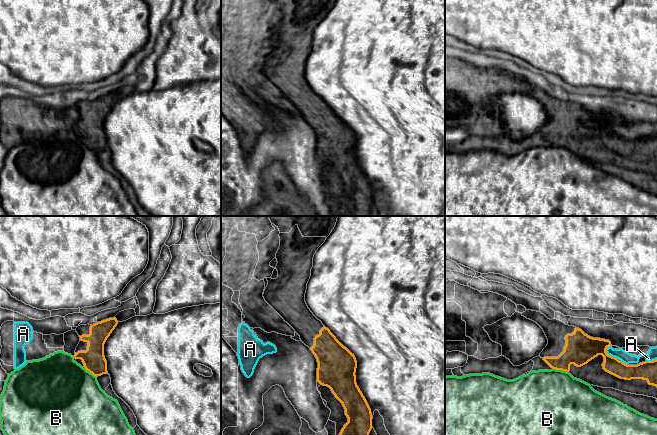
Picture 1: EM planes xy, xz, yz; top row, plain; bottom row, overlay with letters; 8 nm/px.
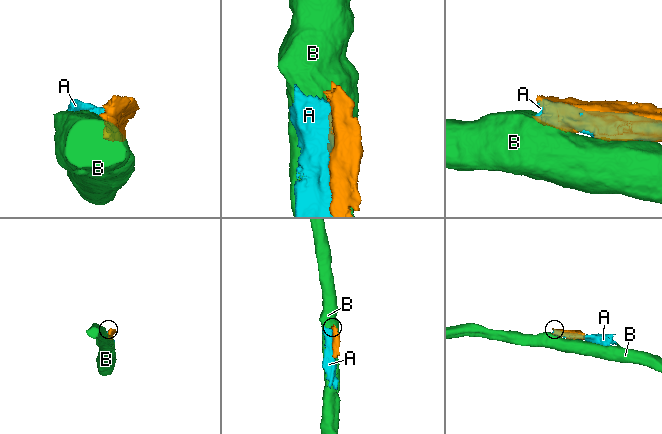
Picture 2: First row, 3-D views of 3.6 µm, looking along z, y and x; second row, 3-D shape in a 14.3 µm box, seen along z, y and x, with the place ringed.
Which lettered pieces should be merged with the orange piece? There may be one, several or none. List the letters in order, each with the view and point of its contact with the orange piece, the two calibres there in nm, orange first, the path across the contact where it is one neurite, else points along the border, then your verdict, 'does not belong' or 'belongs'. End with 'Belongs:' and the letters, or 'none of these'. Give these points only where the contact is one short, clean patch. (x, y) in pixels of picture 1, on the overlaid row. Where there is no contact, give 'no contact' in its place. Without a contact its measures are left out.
A: yz (609, 355) | 240/90 nm | does not belong
B: yz (560, 369) | 240/480 nm | along yz (552, 367), (568, 372) | does not belong
Belongs: none of these

